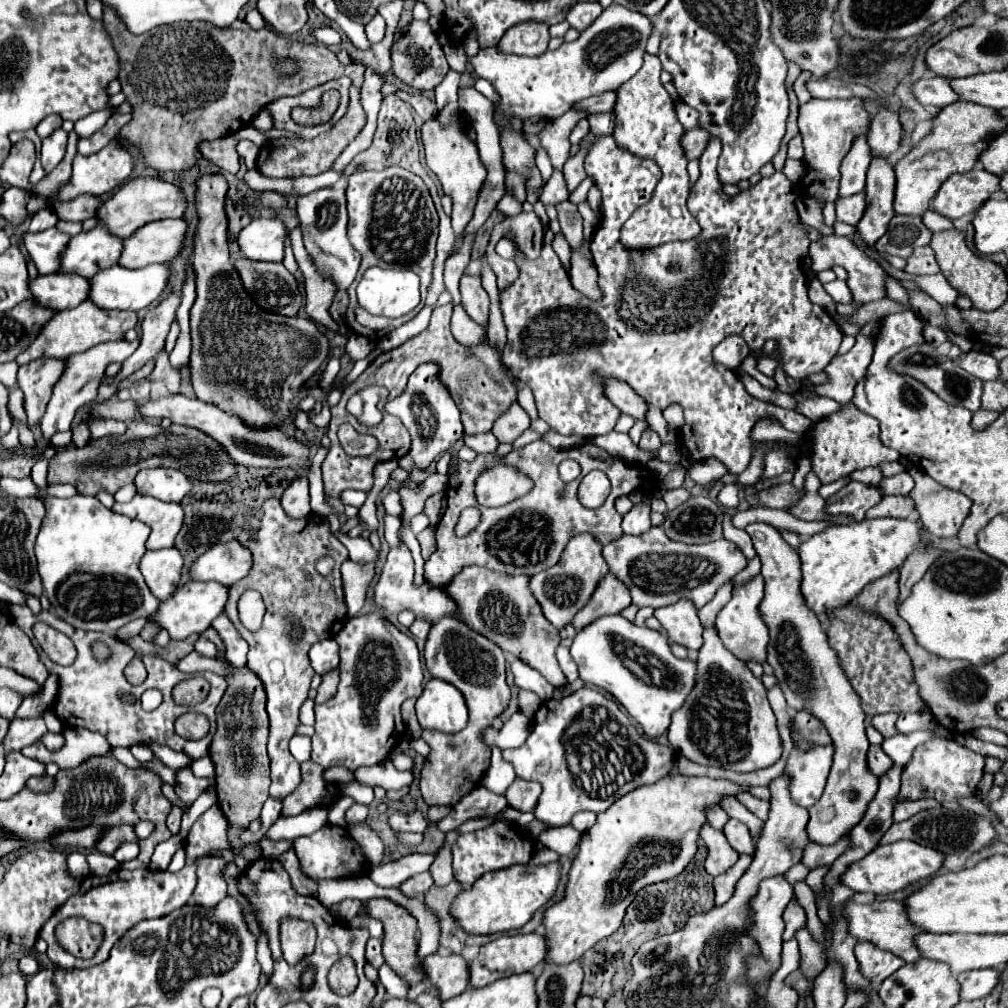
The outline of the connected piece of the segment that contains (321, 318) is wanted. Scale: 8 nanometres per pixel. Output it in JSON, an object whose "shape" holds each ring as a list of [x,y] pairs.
{"shape":[[[295,226],[291,230],[291,246],[295,252],[295,260],[299,264],[299,268],[305,274],[305,292],[307,292],[307,304],[305,310],[311,318],[315,318],[317,322],[321,322],[323,326],[327,326],[329,330],[337,330],[337,322],[331,320],[327,308],[337,292],[337,286],[331,278],[327,278],[313,262],[311,254],[305,250],[303,246],[303,234],[301,234],[301,226]]]}

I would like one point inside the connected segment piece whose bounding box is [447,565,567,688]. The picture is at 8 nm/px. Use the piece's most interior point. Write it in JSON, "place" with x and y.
{"place":[502,607]}

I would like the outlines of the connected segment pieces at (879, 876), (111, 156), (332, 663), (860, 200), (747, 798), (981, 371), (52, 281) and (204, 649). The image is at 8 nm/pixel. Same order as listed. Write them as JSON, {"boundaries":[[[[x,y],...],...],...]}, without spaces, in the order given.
{"boundaries":[[[[895,842],[887,846],[875,848],[875,852],[867,854],[859,864],[851,864],[851,868],[843,874],[843,884],[855,892],[873,892],[873,894],[893,894],[897,890],[907,888],[923,878],[935,876],[943,866],[943,854],[939,850],[915,844],[915,842]]],[[[115,138],[115,140],[111,140],[111,144],[107,148],[99,150],[97,154],[91,154],[91,156],[77,154],[75,156],[71,180],[65,186],[59,188],[57,200],[59,202],[71,202],[71,200],[75,200],[77,196],[83,196],[83,194],[97,196],[97,194],[111,192],[113,188],[121,186],[131,176],[131,170],[133,170],[133,158],[127,152],[127,148],[123,148],[123,144],[119,144],[119,140]]],[[[327,638],[327,640],[313,644],[309,650],[309,660],[311,660],[313,670],[319,676],[323,676],[325,672],[339,666],[339,644],[333,638]]],[[[859,192],[849,198],[839,198],[837,200],[837,220],[847,222],[851,226],[857,226],[857,222],[863,218],[865,208],[867,208],[865,192]]],[[[743,794],[743,796],[739,796],[739,802],[743,802],[743,806],[745,808],[749,808],[749,812],[753,812],[757,818],[761,818],[761,820],[767,820],[770,803],[765,802],[765,800],[759,800],[759,798],[753,798],[751,794]]],[[[981,350],[963,352],[959,356],[959,364],[981,380],[993,380],[999,376],[999,360],[989,352],[981,352]]],[[[57,272],[51,276],[39,276],[37,280],[31,280],[29,284],[33,300],[41,306],[53,308],[53,310],[67,310],[79,306],[83,300],[89,298],[89,280],[71,274],[71,272]]],[[[199,638],[199,640],[197,640],[195,650],[197,650],[199,654],[207,656],[207,658],[215,658],[215,656],[217,656],[217,648],[215,648],[215,644],[209,642],[209,640],[205,640],[205,638]]]]}

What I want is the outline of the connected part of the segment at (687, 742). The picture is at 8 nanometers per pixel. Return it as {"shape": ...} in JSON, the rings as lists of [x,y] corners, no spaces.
{"shape":[[[715,626],[705,628],[703,638],[705,638],[705,644],[699,650],[699,658],[697,658],[699,668],[697,668],[697,678],[695,678],[697,680],[695,688],[691,696],[687,698],[687,704],[683,704],[683,708],[679,708],[679,712],[673,714],[673,722],[669,726],[669,742],[673,750],[679,756],[689,758],[691,762],[715,766],[715,768],[727,768],[735,772],[753,772],[753,770],[775,764],[783,754],[783,746],[781,746],[775,714],[769,706],[767,690],[763,682],[751,674],[751,670],[747,668],[743,660],[733,656],[723,646]]]}

